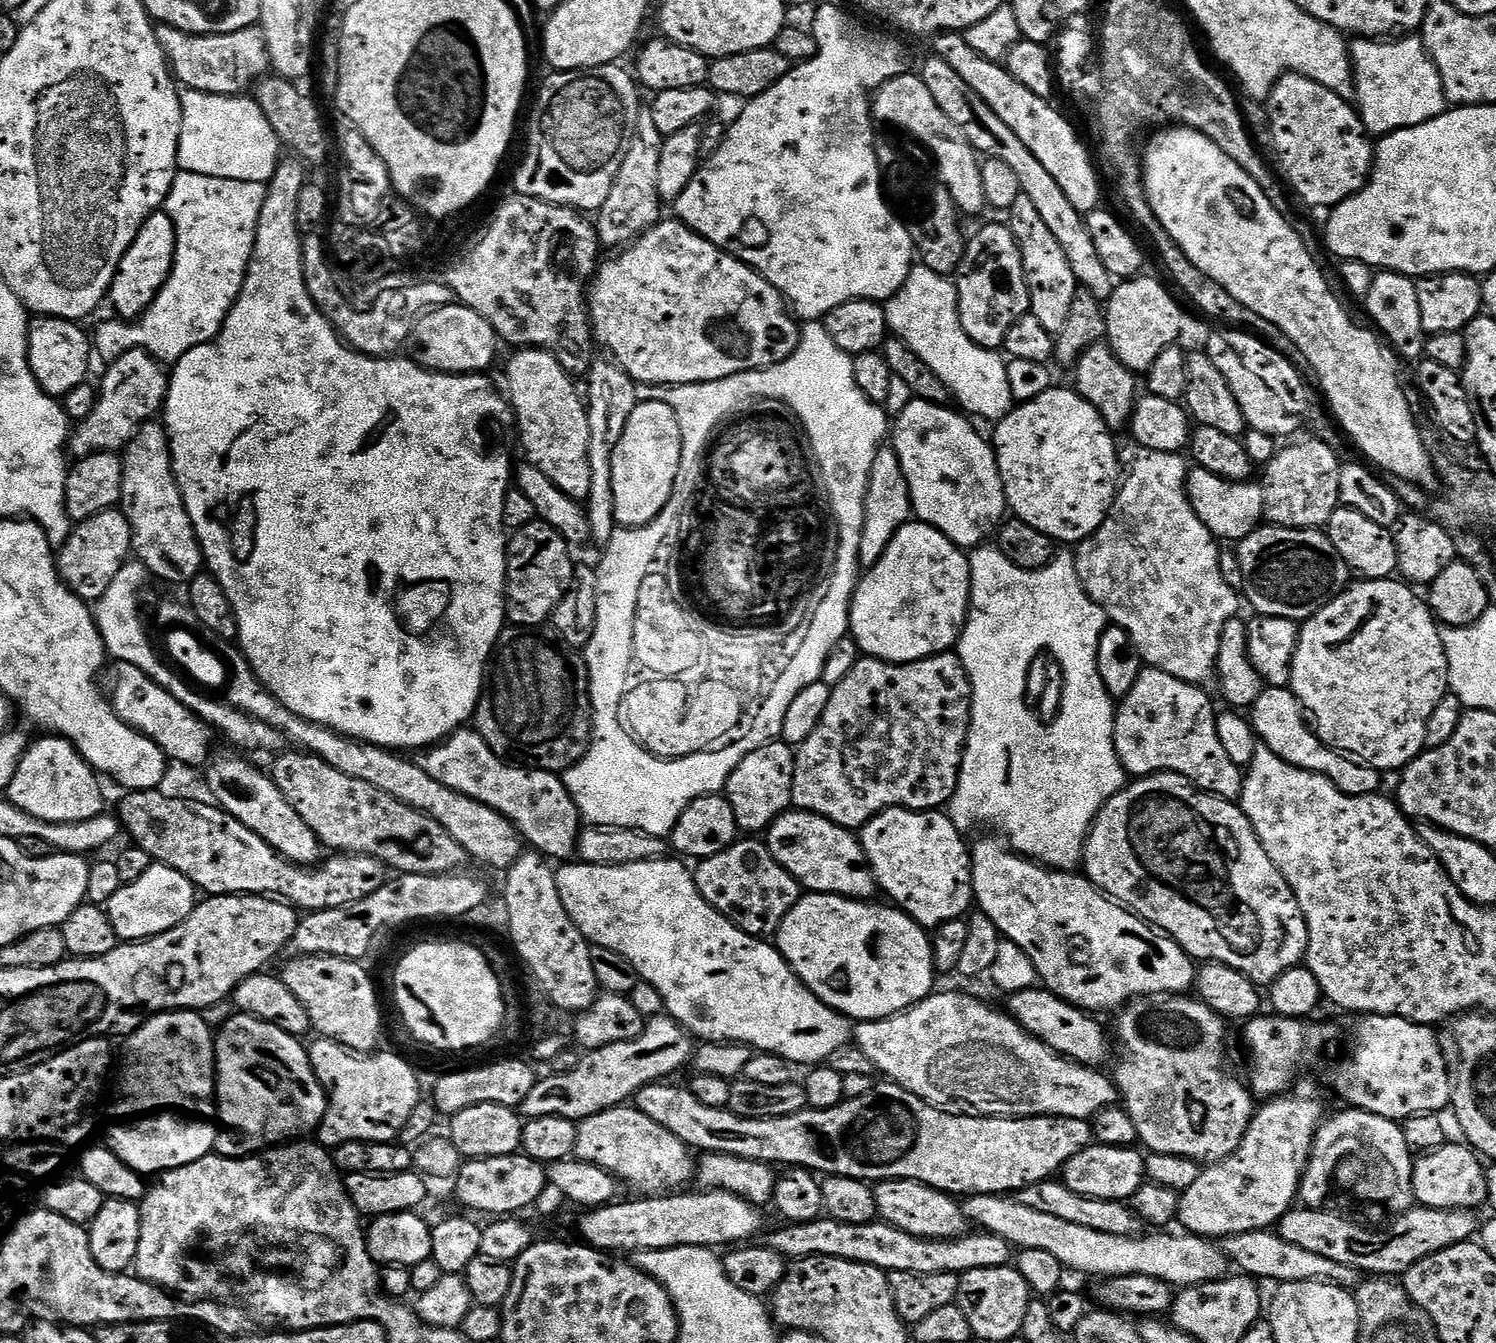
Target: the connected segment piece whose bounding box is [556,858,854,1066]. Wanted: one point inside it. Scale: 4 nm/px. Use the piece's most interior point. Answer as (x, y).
(718, 982)

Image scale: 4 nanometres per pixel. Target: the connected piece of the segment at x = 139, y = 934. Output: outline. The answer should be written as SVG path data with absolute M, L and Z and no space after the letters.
M153 863L142 878L125 884L114 894L114 898L106 906L110 922L114 922L114 930L121 941L149 940L151 936L162 934L178 922L185 920L198 903L198 889L192 881L187 880L178 870L167 868L165 864Z

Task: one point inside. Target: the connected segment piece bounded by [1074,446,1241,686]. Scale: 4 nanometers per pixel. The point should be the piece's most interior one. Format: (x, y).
(1153, 566)

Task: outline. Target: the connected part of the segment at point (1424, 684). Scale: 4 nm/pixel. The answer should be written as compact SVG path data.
M1396 578L1361 579L1356 583L1335 596L1318 614L1303 621L1298 650L1294 650L1290 687L1314 721L1314 731L1323 744L1387 774L1395 768L1407 768L1411 760L1425 751L1426 722L1430 722L1434 706L1449 691L1446 650L1440 637L1441 625L1407 583Z

